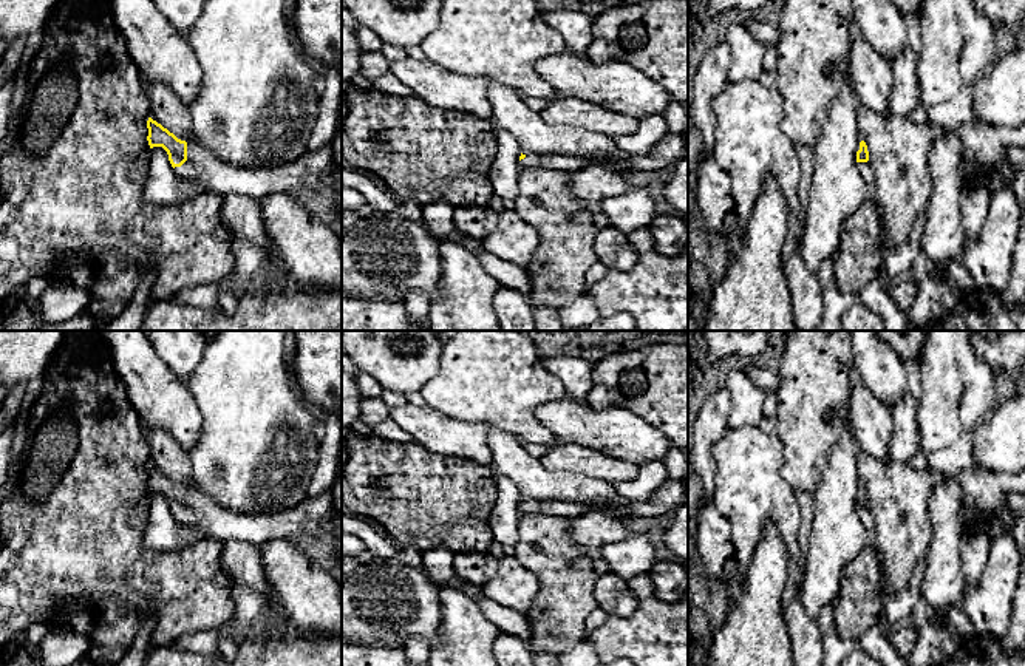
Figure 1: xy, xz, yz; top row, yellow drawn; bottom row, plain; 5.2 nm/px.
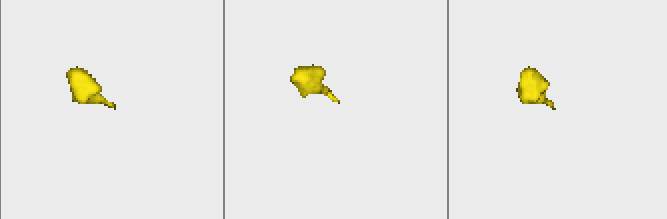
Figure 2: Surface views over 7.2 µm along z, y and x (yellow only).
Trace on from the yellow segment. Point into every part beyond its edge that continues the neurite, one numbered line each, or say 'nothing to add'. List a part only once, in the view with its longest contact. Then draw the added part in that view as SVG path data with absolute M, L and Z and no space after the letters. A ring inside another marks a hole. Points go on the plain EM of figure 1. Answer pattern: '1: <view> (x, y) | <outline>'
1: xy (218, 523) | M184 482L176 484L187 488L187 507L173 515L176 525L193 525L204 533L206 539L246 541L258 547L278 538L303 541L309 535L317 535L325 522L329 530L332 525L331 491L306 498L289 510L247 515L221 507Z

